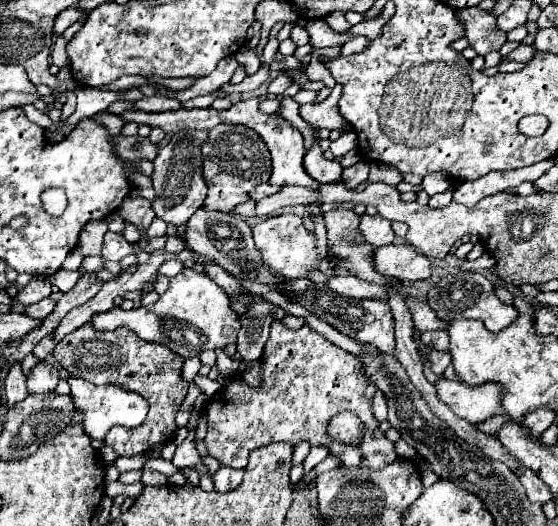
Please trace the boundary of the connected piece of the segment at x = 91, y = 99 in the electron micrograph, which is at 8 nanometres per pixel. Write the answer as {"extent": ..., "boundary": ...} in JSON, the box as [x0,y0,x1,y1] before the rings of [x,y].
{"extent":[61,85,143,123],"boundary":[[[85,85],[79,87],[75,95],[77,95],[77,111],[67,121],[61,121],[61,123],[77,123],[85,117],[93,117],[95,113],[105,111],[115,99],[141,99],[143,97],[143,93],[137,89],[119,95],[115,91],[99,91],[99,89],[85,87]]]}

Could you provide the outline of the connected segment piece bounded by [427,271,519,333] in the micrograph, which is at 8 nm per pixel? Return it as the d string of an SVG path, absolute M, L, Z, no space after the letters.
M459 271L455 275L445 275L441 281L437 281L435 287L429 289L427 303L437 313L437 317L441 321L481 319L491 333L497 333L501 329L505 329L519 315L513 305L505 305L505 303L501 303L497 299L495 289L493 289L493 283L485 275L473 273L473 271L467 271L467 273L465 271Z

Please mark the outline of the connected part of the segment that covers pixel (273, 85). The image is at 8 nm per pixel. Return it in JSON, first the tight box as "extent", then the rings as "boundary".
{"extent":[267,75,291,97],"boundary":[[[279,75],[277,79],[273,79],[273,81],[269,83],[267,91],[269,91],[269,95],[279,97],[279,95],[289,87],[289,83],[291,83],[291,77],[289,77],[289,75]]]}

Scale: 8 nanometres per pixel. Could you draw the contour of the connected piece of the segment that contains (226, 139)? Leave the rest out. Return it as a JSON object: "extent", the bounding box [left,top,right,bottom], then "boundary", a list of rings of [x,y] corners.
{"extent":[203,125,271,211],"boundary":[[[217,125],[209,131],[203,147],[203,175],[209,187],[203,209],[207,211],[233,211],[235,205],[249,199],[249,191],[271,177],[271,155],[263,139],[249,131],[245,125]]]}

